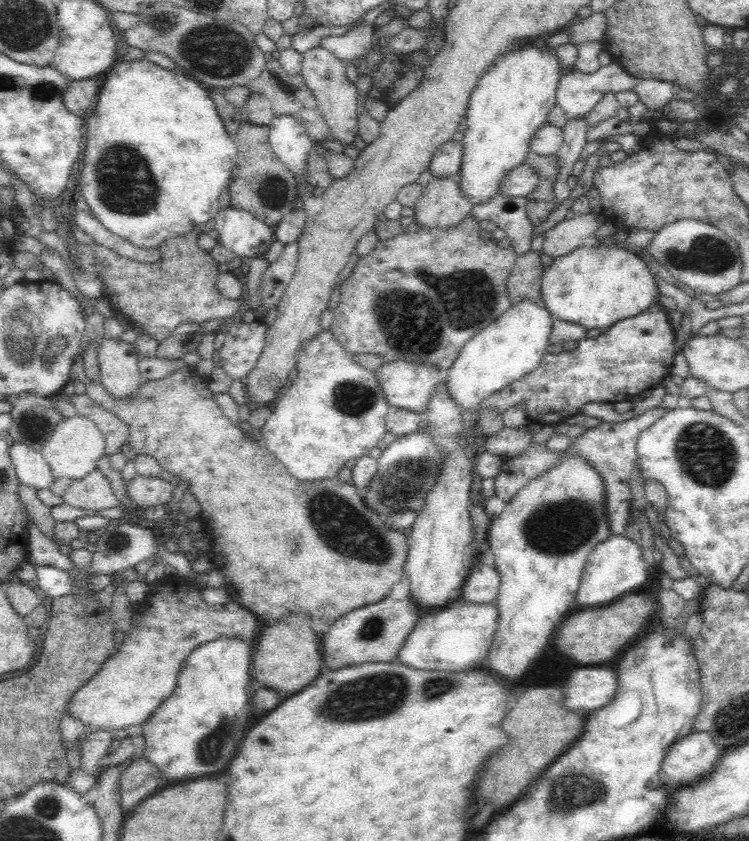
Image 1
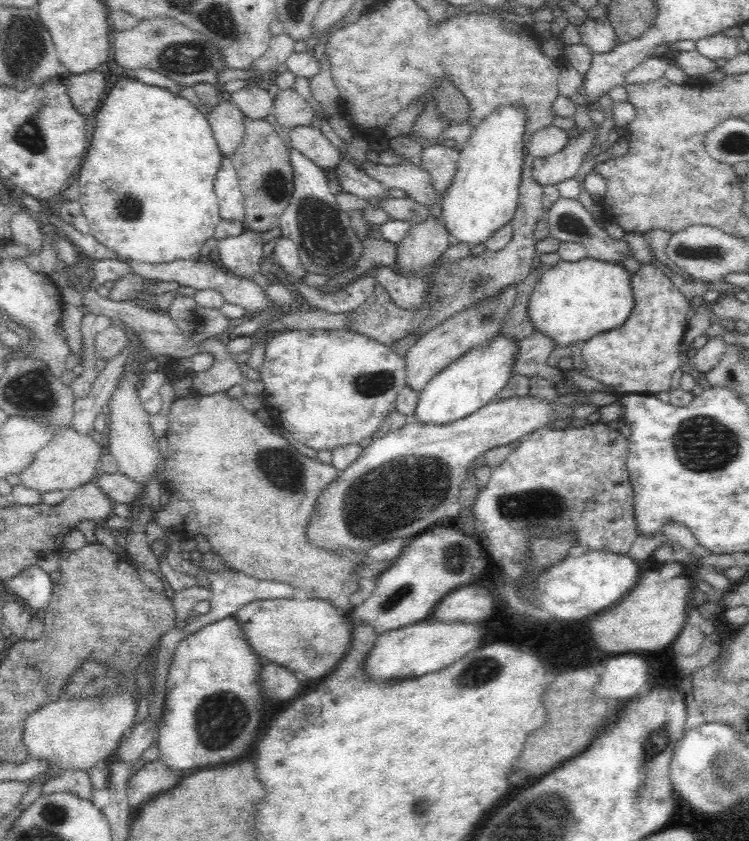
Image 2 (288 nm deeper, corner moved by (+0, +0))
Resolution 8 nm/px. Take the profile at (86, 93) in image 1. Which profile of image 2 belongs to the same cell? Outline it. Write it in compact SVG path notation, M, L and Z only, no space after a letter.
M100 70L84 72L84 74L70 74L68 76L68 94L72 104L82 116L92 116L102 106L102 98L106 94L106 78Z

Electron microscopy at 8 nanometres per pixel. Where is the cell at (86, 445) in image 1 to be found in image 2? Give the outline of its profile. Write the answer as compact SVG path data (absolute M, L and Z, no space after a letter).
M66 428L64 432L60 432L48 446L44 446L36 458L32 460L32 464L28 468L24 468L18 478L20 478L20 486L38 492L40 496L50 494L50 492L70 492L78 486L84 486L90 482L90 478L94 476L94 468L98 464L98 460L102 458L102 454L106 452L104 442L96 442L90 436L80 436L78 432L74 432L72 428Z

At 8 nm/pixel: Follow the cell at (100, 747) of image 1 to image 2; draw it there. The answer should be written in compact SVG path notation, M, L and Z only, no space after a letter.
M66 770L66 772L60 772L56 778L48 778L42 788L40 788L40 794L42 796L48 796L48 794L60 794L60 792L68 792L68 794L74 794L74 796L80 796L84 800L90 800L92 798L92 784L88 780L88 772L86 770Z

